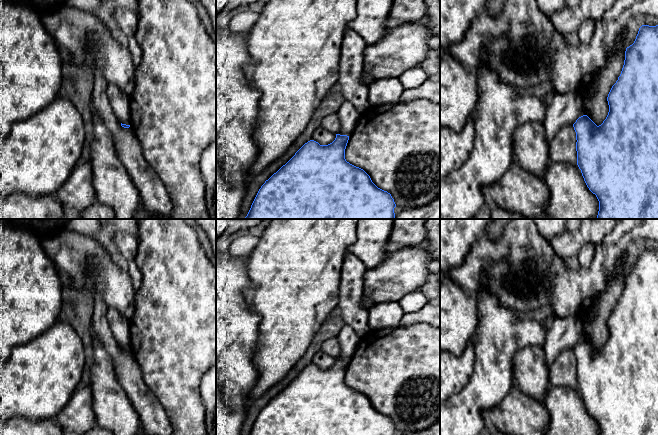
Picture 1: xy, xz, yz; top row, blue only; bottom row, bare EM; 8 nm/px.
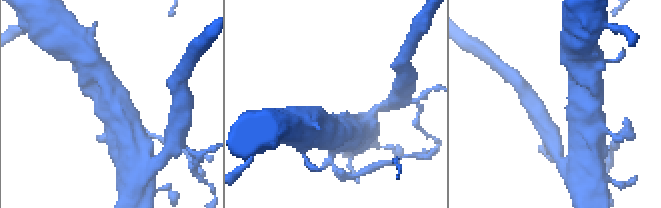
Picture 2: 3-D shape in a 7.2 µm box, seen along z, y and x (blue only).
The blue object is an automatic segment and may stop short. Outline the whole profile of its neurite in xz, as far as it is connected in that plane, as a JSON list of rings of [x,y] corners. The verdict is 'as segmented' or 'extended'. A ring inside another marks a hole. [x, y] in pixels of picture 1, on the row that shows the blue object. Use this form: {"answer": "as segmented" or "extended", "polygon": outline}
{"answer": "as segmented", "polygon": [[[336,134],[335,140],[328,145],[320,145],[314,140],[305,143],[285,165],[261,186],[245,219],[395,219],[396,204],[391,194],[378,188],[363,169],[346,161],[345,149],[348,140],[349,136]]]}

